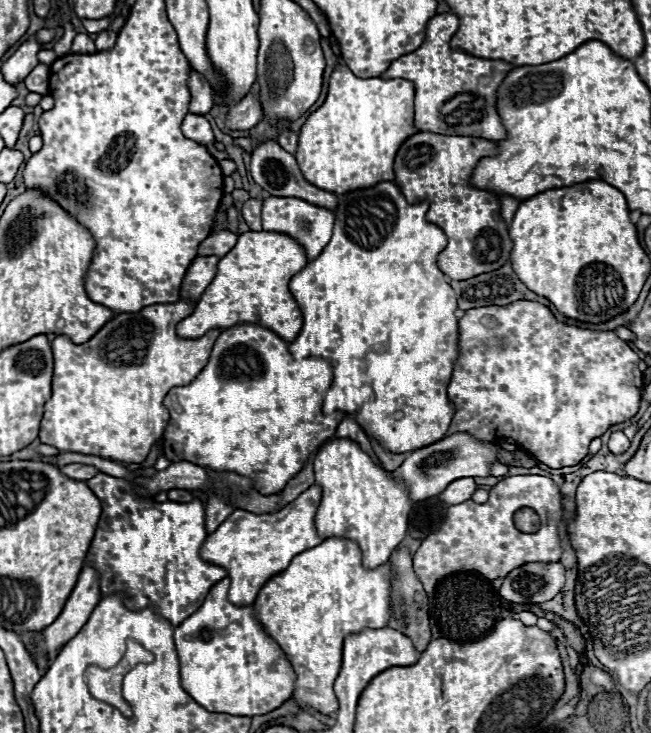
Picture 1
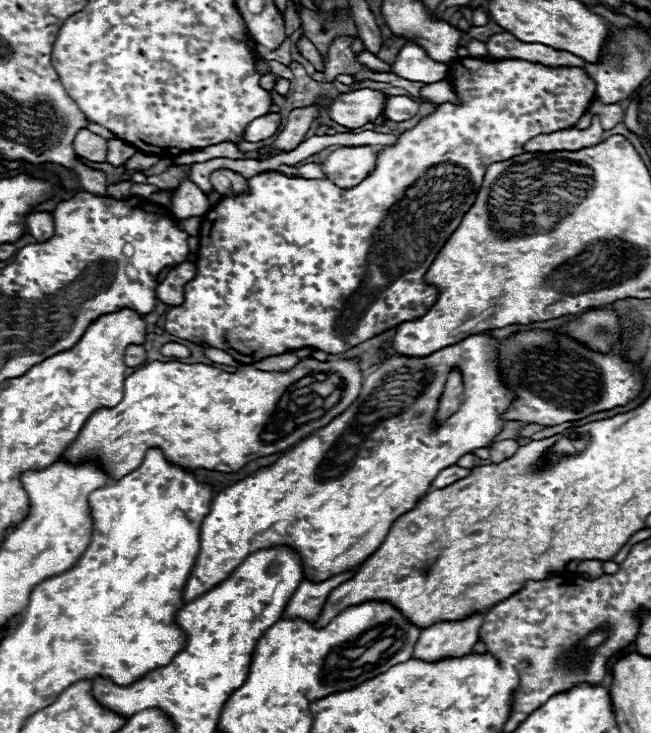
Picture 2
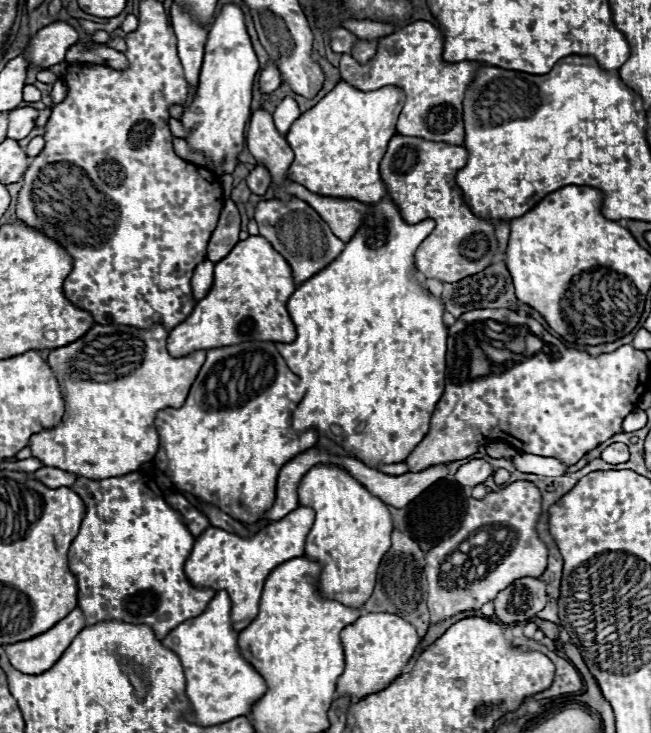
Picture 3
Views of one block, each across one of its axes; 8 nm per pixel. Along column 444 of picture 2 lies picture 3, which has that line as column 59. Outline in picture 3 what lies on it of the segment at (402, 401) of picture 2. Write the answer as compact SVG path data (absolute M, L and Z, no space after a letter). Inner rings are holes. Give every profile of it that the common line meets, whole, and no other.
M94 324L76 342L50 350L48 364L54 368L60 382L66 412L58 426L42 430L30 438L32 456L38 458L44 466L70 470L76 476L90 476L94 480L124 476L150 462L158 452L158 432L154 428L156 412L168 408L170 404L178 408L178 404L186 400L190 384L194 382L194 376L198 376L206 360L204 350L196 350L180 358L170 356L166 350L166 338L168 330L162 324L154 324L148 330L118 324Z

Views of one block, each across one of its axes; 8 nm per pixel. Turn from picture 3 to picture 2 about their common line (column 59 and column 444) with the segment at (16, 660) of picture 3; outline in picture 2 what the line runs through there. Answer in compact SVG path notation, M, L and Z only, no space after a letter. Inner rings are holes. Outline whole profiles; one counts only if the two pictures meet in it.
M476 614L458 622L438 622L422 630L412 656L432 662L444 660L448 656L468 656L468 652L472 652L474 644L478 642L482 618L482 614Z

